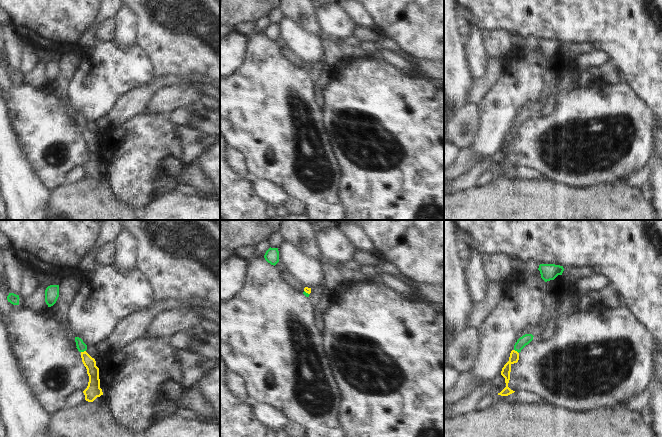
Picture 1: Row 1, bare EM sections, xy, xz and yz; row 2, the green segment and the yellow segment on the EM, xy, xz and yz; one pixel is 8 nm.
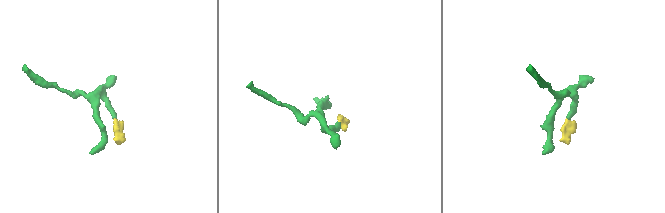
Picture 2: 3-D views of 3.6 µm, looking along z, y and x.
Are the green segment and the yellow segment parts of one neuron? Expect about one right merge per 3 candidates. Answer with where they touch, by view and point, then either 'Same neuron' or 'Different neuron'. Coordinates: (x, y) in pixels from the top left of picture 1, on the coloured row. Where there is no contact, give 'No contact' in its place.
Touches green at xy (83, 351). Same neuron.

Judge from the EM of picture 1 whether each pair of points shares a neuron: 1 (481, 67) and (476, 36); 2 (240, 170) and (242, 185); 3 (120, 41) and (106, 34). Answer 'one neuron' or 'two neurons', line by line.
1: one neuron
2: two neurons
3: two neurons

